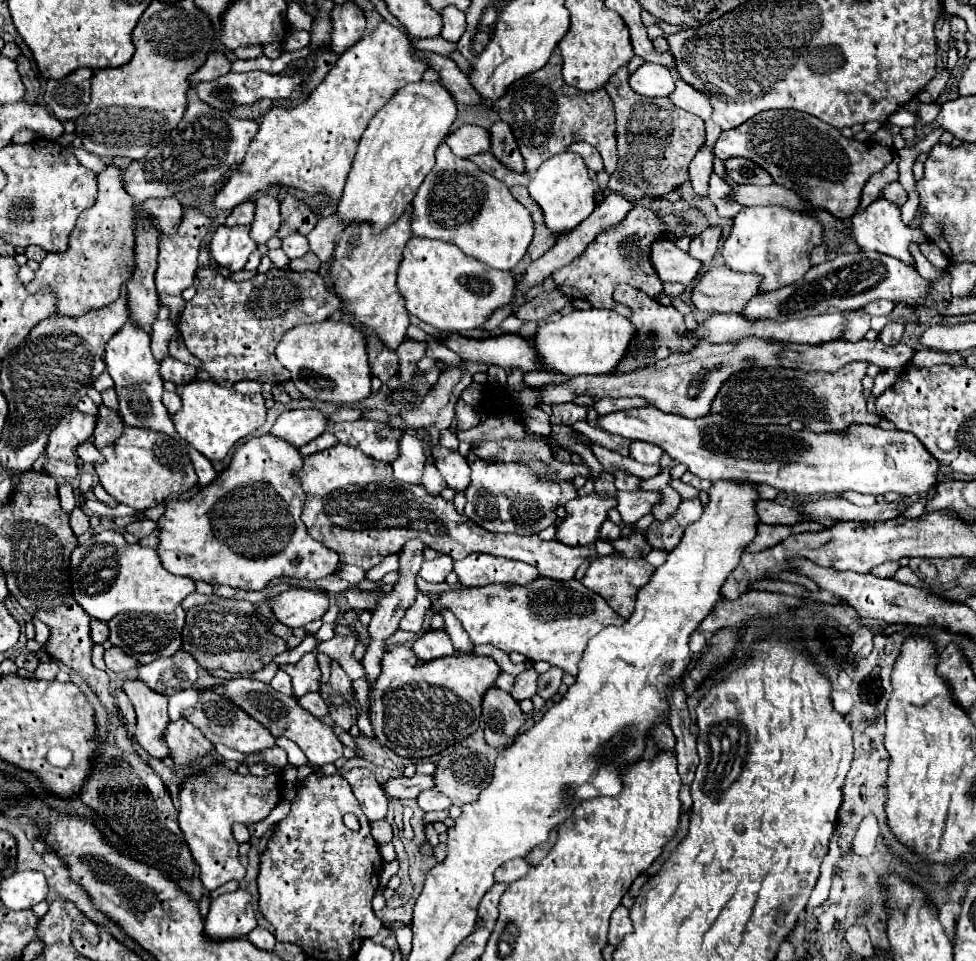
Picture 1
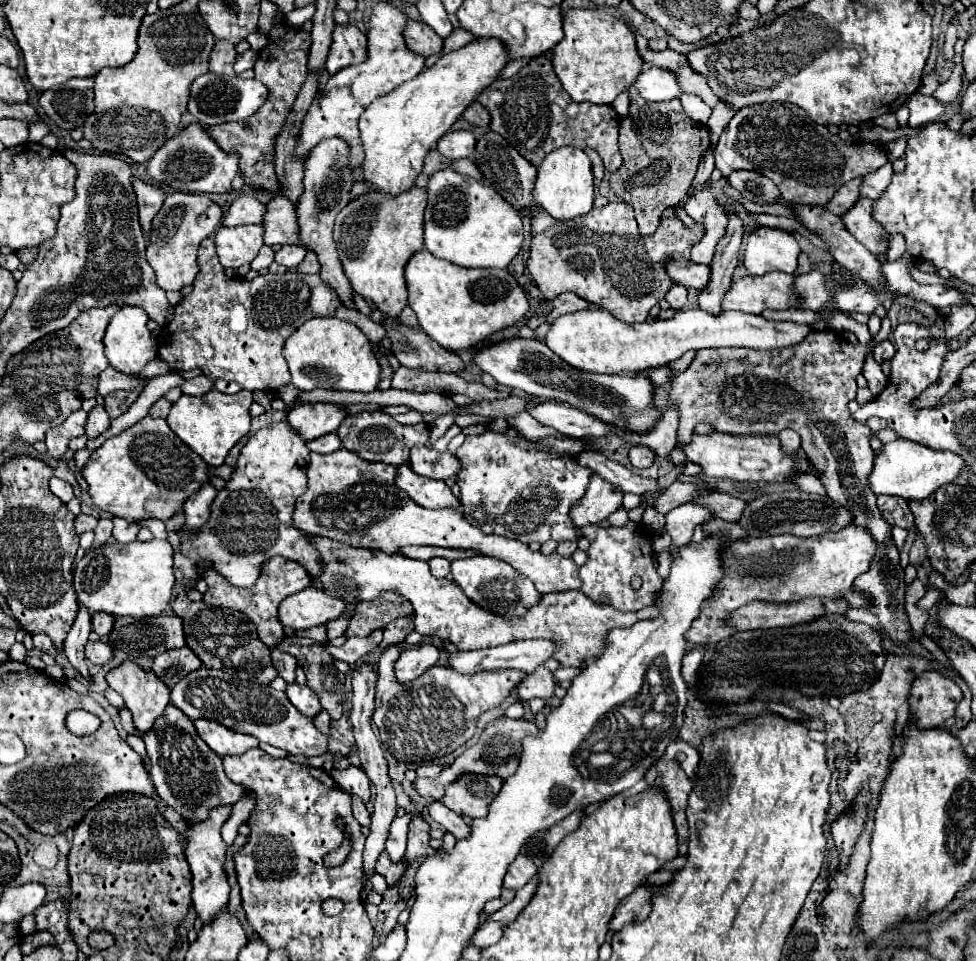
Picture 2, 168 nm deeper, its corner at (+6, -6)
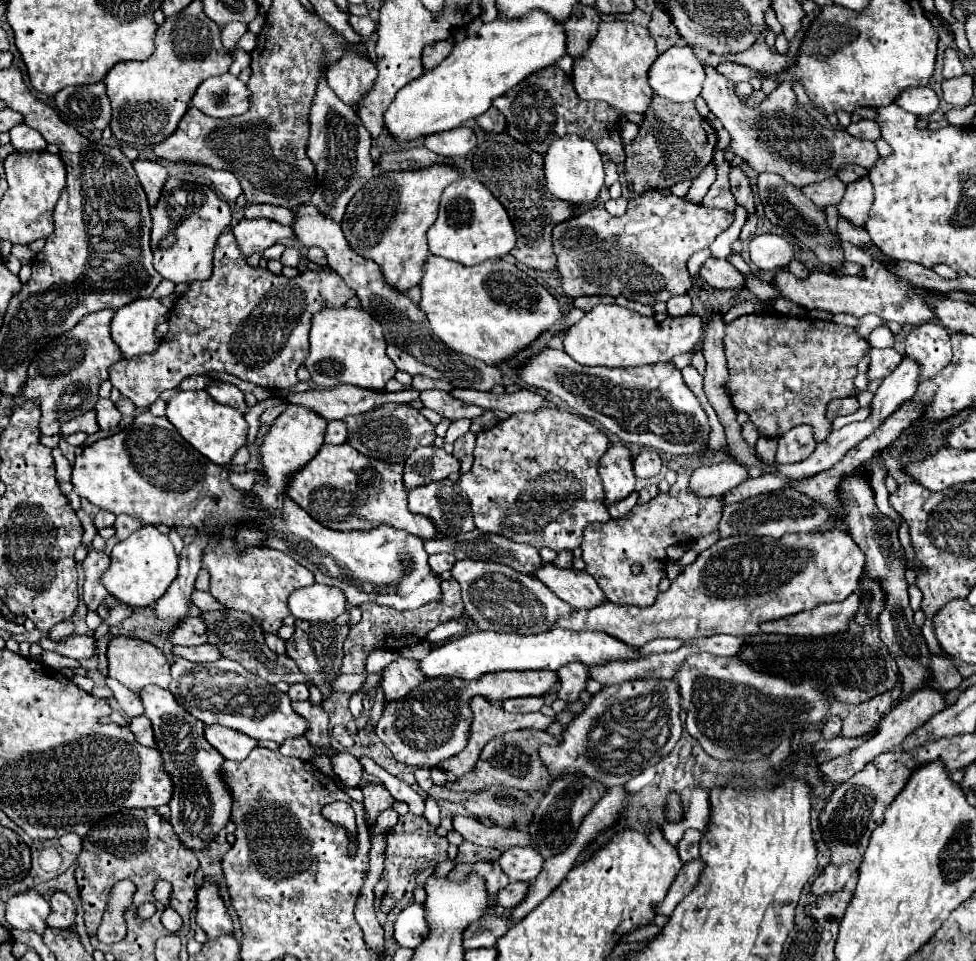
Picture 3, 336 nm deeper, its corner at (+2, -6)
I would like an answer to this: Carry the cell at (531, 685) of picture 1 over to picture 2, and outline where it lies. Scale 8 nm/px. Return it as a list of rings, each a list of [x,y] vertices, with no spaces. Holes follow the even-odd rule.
[[[539,666],[535,672],[531,672],[517,688],[517,694],[523,700],[531,700],[531,698],[543,698],[549,700],[553,696],[557,682],[553,678],[553,672],[547,670],[545,666]]]

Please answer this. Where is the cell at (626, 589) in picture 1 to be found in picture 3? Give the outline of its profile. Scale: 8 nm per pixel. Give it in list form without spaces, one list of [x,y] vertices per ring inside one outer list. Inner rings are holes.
[[[679,472],[677,482],[673,484],[669,494],[659,492],[653,500],[649,500],[643,506],[635,506],[631,514],[627,514],[625,518],[619,520],[609,520],[609,522],[593,522],[585,528],[583,532],[583,560],[585,560],[585,572],[591,574],[597,584],[601,586],[605,598],[613,604],[627,604],[627,606],[639,606],[645,608],[649,606],[657,594],[659,594],[659,582],[665,578],[665,560],[667,554],[665,550],[669,546],[681,544],[681,542],[693,542],[699,536],[711,534],[719,520],[721,520],[721,498],[697,498],[689,492],[687,484],[689,484],[689,476],[691,472]],[[639,564],[641,572],[633,574],[631,566]]]

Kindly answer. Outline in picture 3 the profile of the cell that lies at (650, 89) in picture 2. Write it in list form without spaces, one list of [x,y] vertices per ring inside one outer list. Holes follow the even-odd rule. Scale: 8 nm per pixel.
[[[689,46],[669,48],[649,70],[651,90],[671,102],[693,102],[701,94],[703,80],[703,64],[693,56]]]

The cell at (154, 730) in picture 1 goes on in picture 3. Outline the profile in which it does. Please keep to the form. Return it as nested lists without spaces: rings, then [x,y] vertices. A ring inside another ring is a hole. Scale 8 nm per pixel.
[[[113,638],[109,642],[109,650],[107,650],[107,658],[109,658],[109,678],[119,680],[125,688],[129,688],[131,692],[135,692],[137,696],[141,694],[141,690],[145,686],[159,686],[159,688],[169,688],[171,684],[171,674],[169,674],[169,662],[167,658],[159,652],[159,648],[141,642],[141,640],[133,640],[133,638]]]

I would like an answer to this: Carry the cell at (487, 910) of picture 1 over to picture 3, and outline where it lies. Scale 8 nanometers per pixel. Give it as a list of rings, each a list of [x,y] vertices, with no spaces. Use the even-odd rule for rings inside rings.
[[[511,882],[507,884],[503,890],[497,892],[497,904],[511,910],[515,908],[523,898],[525,898],[525,890],[527,890],[527,882]]]

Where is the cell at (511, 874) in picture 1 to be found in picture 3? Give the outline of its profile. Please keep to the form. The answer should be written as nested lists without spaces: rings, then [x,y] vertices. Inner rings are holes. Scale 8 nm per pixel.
[[[513,846],[501,854],[499,864],[511,882],[533,882],[541,872],[543,858],[529,846]]]

